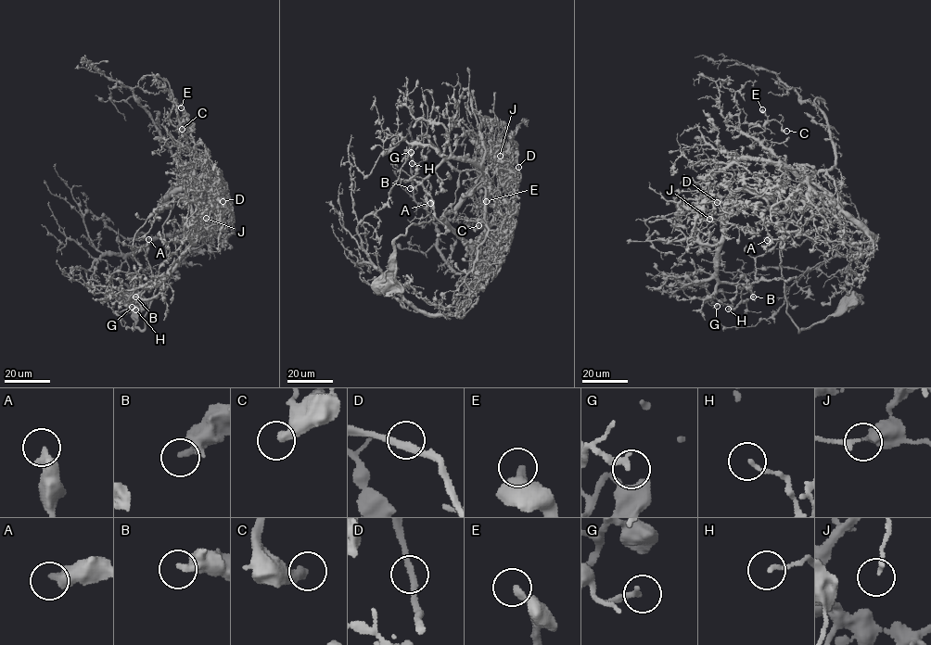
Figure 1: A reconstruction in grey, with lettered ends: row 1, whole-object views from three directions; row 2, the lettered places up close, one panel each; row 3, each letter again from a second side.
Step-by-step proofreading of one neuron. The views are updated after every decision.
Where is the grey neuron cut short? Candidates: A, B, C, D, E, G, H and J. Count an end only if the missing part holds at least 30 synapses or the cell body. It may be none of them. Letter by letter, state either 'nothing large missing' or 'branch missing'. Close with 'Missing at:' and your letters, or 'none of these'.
A: nothing large missing
B: nothing large missing
C: nothing large missing
D: nothing large missing
E: nothing large missing
G: nothing large missing
H: nothing large missing
J: nothing large missing
Missing at: none of these

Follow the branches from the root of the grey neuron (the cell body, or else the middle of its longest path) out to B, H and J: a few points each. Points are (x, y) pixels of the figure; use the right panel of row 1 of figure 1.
B: (851, 300), (800, 331), (786, 311), (800, 189), (782, 209), (752, 192), (725, 206), (718, 279), (753, 297)
H: (851, 300), (799, 331), (780, 244), (801, 190), (782, 209), (736, 191), (728, 309)
J: (851, 300), (800, 331), (786, 311), (780, 244), (800, 189), (782, 209), (736, 191), (709, 219)

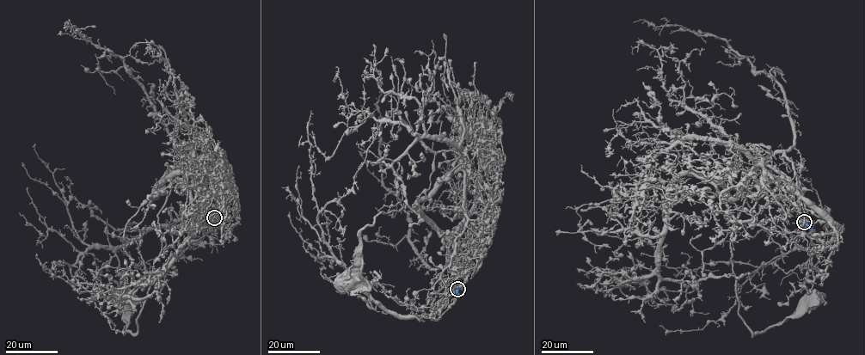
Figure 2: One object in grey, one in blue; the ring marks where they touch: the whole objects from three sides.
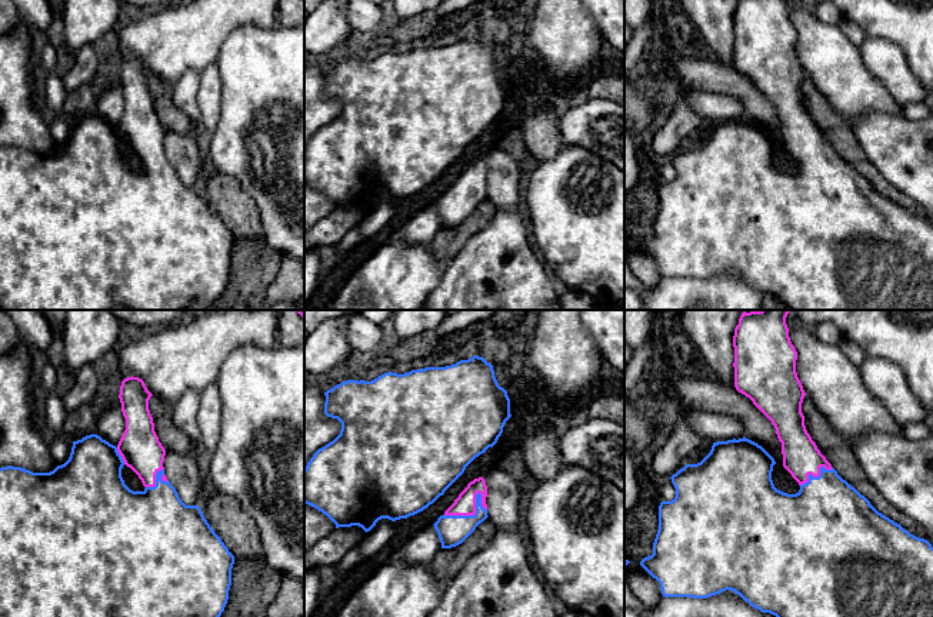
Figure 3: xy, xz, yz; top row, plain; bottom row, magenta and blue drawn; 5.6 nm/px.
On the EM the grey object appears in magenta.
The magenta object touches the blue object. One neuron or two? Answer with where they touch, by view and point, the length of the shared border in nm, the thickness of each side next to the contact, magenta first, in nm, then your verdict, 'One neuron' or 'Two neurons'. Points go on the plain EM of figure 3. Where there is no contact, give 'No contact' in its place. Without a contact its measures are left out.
Touches magenta at xz (470, 194). Shared border 260 nm. Thickness 120 nm (magenta) against 170 nm. One neuron

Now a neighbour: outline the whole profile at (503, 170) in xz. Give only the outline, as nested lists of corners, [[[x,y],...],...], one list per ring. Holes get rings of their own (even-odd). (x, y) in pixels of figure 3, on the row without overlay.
[[[499,146],[483,156],[487,166],[487,196],[497,210],[519,210],[520,161]]]

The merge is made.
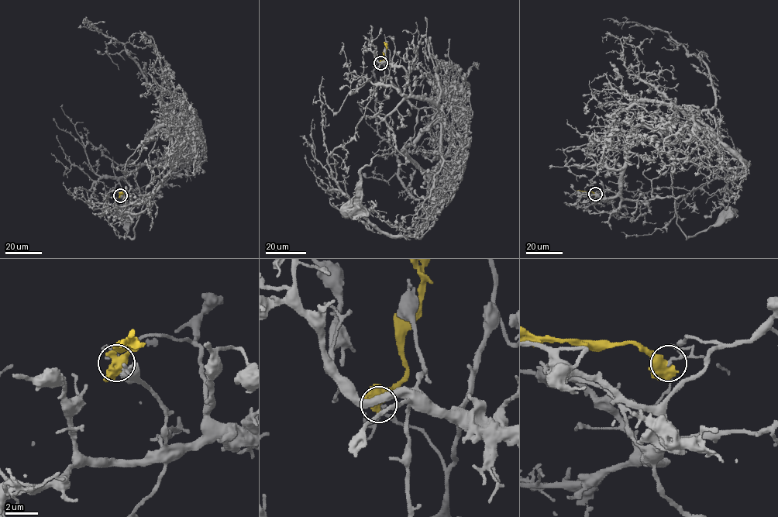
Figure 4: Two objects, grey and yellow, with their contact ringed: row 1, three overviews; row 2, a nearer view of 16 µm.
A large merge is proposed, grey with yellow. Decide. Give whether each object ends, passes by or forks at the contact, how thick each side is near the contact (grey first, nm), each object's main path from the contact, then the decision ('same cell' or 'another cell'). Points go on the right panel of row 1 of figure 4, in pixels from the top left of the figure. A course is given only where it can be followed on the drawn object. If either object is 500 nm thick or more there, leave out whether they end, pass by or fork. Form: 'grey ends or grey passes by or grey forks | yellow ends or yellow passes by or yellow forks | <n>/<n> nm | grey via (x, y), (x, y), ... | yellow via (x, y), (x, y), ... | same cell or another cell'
grey passes by | yellow forks | 120/460 nm | grey via (595, 194), (620, 189), (635, 128), (673, 142), (687, 125), (671, 170), (676, 224), (690, 237), (728, 214) | yellow via (595, 194), (576, 190) | another cell

